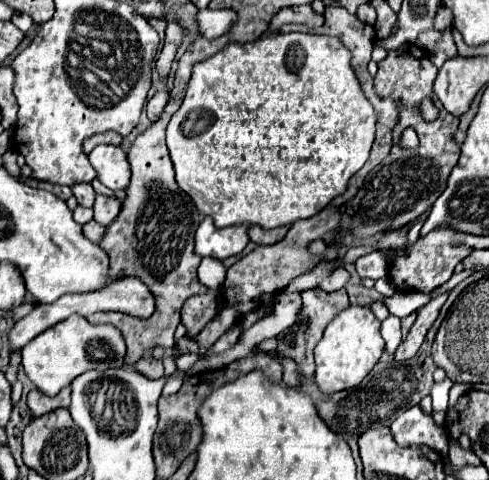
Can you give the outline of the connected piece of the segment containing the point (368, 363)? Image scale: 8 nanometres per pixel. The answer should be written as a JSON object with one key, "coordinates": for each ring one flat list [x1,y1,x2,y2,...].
{"coordinates":[[349,305,331,319,323,339,315,347,315,383,323,393,337,393,343,389,357,387,377,365,383,355,385,341,379,333,381,321,371,313,369,307]]}

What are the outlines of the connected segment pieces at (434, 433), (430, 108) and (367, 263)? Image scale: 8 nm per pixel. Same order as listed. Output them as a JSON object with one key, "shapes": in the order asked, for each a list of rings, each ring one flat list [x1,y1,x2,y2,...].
{"shapes":[[[413,407,399,415,391,425,393,437,399,445,427,445,447,457,447,435,435,425,431,415]],[[423,99,421,107,419,107,419,113,423,115,425,121,435,121,439,117,439,109,433,105,431,99]],[[378,251,359,257,355,267,360,278,370,278,373,281,386,277,389,270,387,261]]]}

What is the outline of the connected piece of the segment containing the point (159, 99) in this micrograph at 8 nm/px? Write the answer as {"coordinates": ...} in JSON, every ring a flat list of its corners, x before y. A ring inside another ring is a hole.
{"coordinates":[[159,91,147,101,147,117,151,121,159,119,159,115,163,113,163,105,167,105,167,95,169,95,167,91]]}

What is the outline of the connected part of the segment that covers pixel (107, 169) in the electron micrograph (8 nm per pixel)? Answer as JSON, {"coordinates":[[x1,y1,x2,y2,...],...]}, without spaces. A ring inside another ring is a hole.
{"coordinates":[[97,145,91,155,89,155,91,165,97,171,97,179,117,191,117,189,127,189,131,169,127,161,127,153,121,147,115,145]]}

